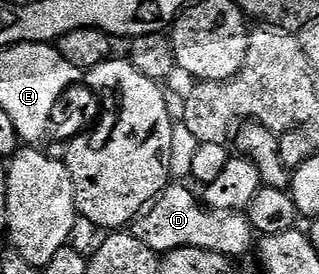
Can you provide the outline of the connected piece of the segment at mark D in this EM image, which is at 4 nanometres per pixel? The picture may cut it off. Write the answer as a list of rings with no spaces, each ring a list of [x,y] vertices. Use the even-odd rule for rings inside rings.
[[[169,185],[151,207],[136,220],[134,234],[138,241],[157,253],[193,247],[206,249],[219,255],[237,257],[254,247],[254,232],[248,223],[248,216],[224,209],[209,209],[199,198],[192,196],[188,187]],[[253,239],[253,243],[252,243]]]

